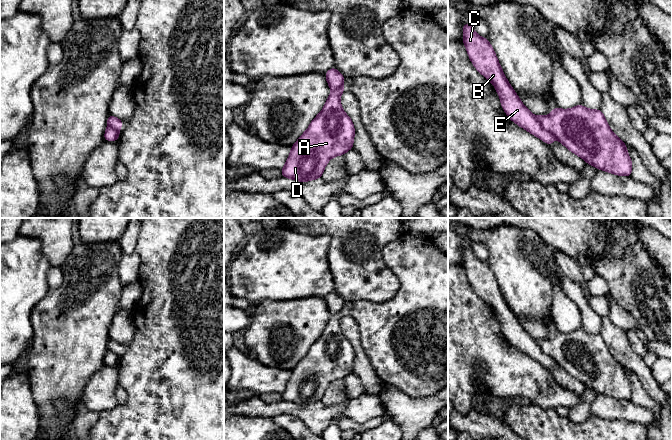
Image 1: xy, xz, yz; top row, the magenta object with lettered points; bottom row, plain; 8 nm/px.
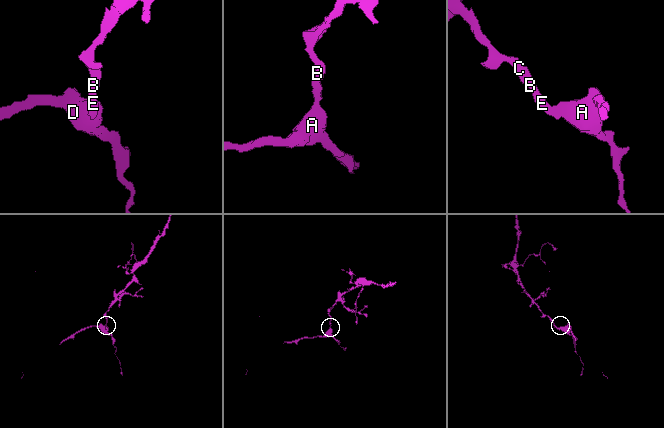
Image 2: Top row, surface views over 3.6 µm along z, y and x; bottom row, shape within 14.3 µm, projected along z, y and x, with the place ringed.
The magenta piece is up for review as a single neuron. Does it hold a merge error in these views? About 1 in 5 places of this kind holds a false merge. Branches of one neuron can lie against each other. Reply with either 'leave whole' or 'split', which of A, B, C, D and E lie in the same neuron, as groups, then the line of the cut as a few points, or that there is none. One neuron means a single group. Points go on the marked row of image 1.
split; A D / B C E; cut in yz along (536, 117), (537, 121), (552, 135)

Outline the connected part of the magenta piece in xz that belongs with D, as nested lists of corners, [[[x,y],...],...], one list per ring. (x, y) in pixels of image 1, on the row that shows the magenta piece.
[[[342,85],[331,92],[322,111],[291,146],[281,176],[299,182],[321,178],[331,158],[353,149],[354,124],[340,103],[344,91]]]

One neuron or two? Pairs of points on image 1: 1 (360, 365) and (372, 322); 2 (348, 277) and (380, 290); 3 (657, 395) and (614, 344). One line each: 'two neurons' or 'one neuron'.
1: two neurons
2: one neuron
3: one neuron

